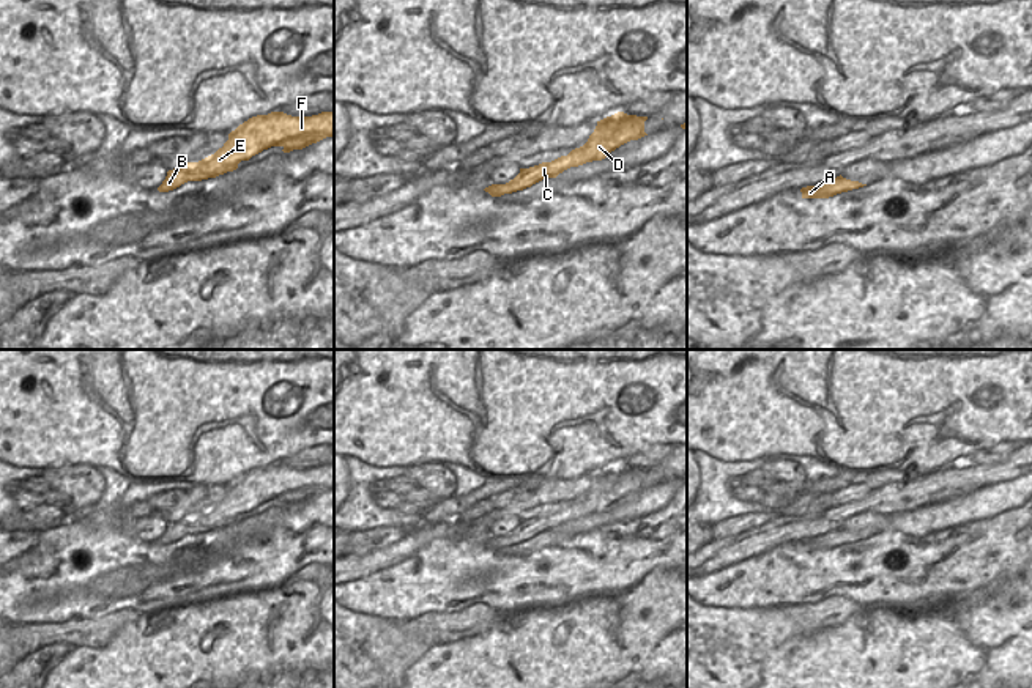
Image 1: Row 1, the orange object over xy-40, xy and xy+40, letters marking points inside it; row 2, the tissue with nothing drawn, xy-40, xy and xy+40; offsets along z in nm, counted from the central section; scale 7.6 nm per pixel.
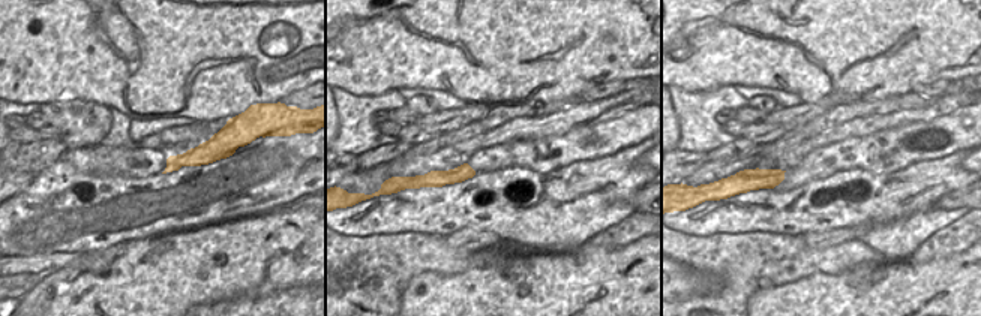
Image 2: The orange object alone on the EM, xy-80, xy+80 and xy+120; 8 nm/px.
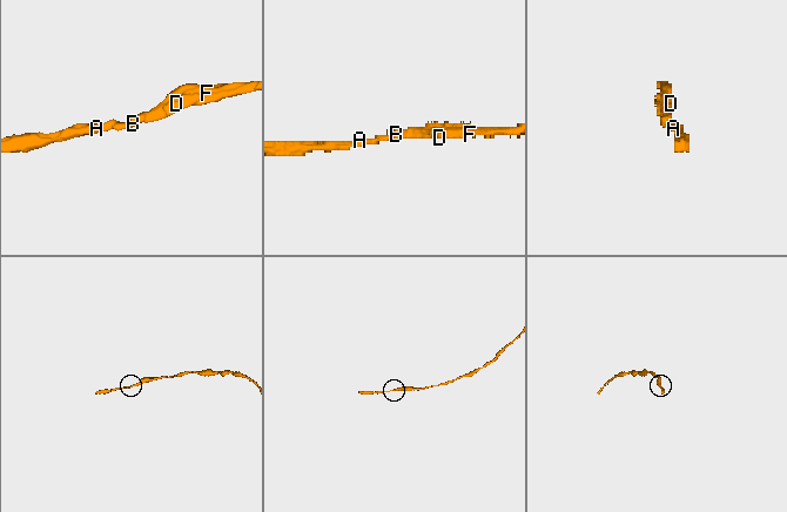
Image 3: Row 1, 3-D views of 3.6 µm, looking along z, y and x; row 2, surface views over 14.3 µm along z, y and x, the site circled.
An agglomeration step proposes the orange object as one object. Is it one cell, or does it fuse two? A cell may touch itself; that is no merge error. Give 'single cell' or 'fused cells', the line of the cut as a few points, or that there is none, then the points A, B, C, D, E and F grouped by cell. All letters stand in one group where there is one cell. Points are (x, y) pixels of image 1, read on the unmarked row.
single cell; no cut; A B C D E F

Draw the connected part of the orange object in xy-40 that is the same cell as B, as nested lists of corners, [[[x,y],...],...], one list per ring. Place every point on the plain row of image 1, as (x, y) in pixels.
[[[284,464],[257,468],[232,483],[228,493],[214,507],[169,523],[158,543],[169,545],[187,534],[202,534],[233,524],[241,513],[249,513],[271,499],[282,499],[284,505],[290,505],[326,490],[334,490],[334,464],[312,469],[291,469]]]

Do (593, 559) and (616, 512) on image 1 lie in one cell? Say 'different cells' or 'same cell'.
different cells

